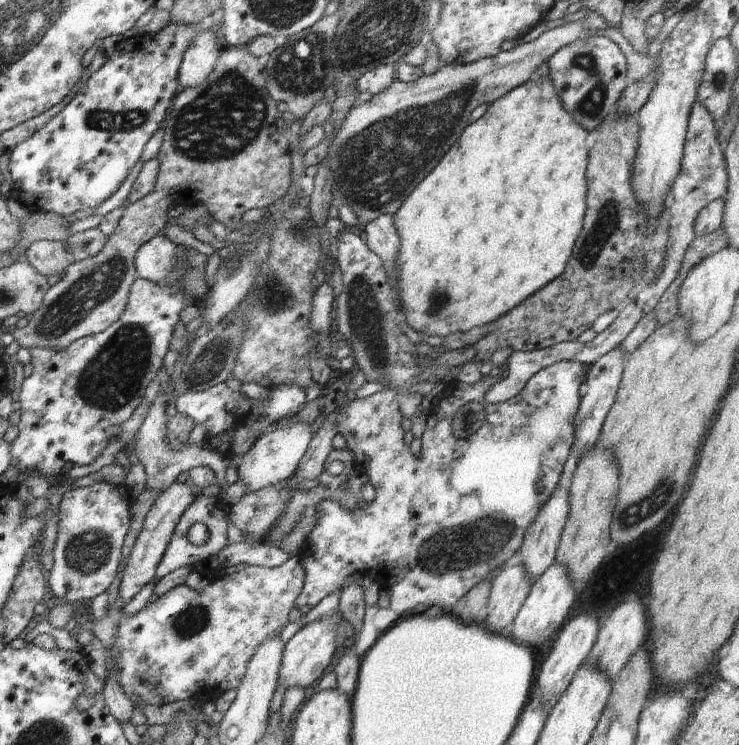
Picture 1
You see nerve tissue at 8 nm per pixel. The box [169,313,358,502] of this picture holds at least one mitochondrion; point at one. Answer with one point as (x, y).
(211, 361)

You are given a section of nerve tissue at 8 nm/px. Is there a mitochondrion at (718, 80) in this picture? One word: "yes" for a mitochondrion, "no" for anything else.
yes

